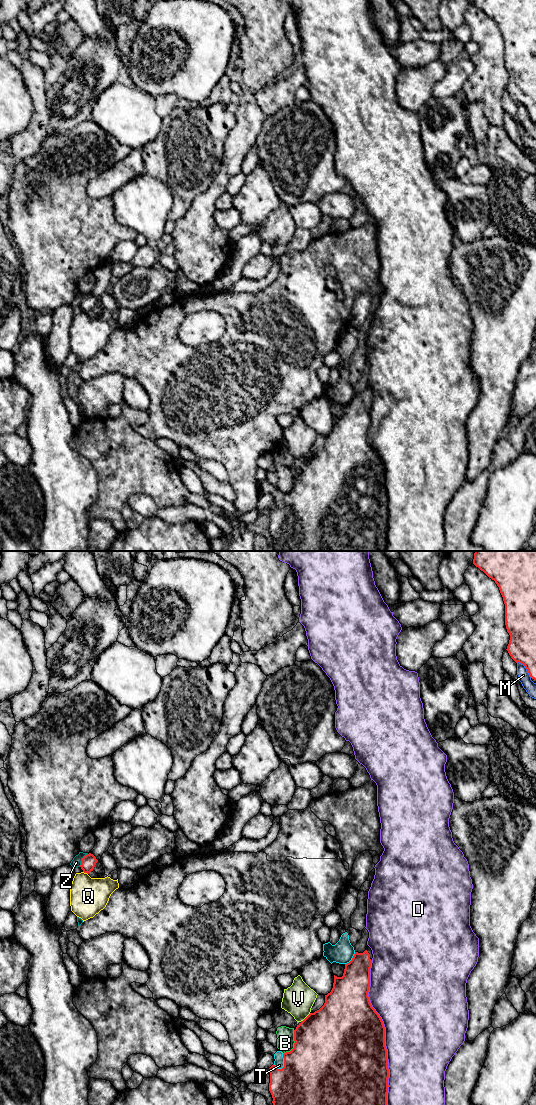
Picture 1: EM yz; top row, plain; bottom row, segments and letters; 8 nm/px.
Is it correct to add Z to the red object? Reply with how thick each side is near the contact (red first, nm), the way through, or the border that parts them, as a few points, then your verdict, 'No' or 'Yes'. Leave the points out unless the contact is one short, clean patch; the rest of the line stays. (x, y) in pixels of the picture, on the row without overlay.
Thickness 120 nm (red) against 80 nm. Boundary: yz (87, 293), (82, 298), (79, 306). No

